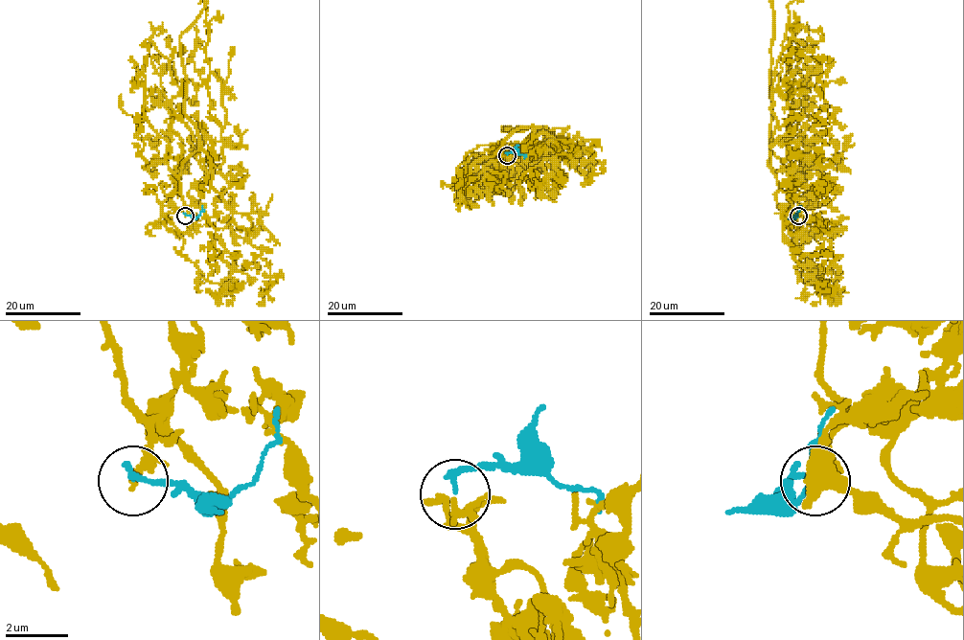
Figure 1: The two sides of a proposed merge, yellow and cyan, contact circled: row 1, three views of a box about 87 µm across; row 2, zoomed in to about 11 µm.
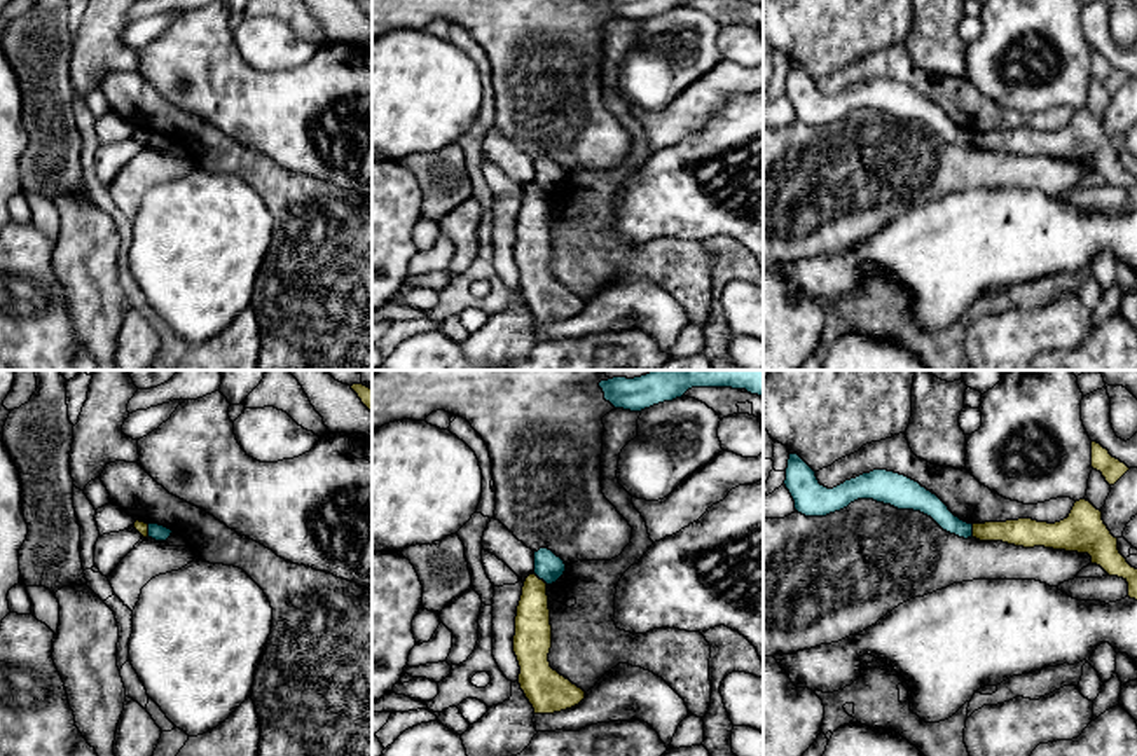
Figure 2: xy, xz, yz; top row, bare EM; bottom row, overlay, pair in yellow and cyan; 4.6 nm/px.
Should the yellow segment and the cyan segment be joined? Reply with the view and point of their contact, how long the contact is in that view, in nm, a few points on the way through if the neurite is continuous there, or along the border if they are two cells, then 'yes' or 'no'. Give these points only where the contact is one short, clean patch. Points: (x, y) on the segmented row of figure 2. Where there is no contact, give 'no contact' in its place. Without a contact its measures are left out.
contact xz (538, 578); length 90 nm; no

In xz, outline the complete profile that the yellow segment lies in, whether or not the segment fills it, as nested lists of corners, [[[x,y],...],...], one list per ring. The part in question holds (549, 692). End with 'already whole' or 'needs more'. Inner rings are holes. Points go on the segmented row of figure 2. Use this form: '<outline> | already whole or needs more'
[[[534,573],[529,574],[522,587],[522,595],[517,606],[513,653],[517,656],[520,674],[519,684],[526,698],[534,709],[534,714],[554,714],[578,705],[585,698],[585,691],[573,684],[550,667],[548,653],[552,648],[552,625],[547,583]]] | already whole

